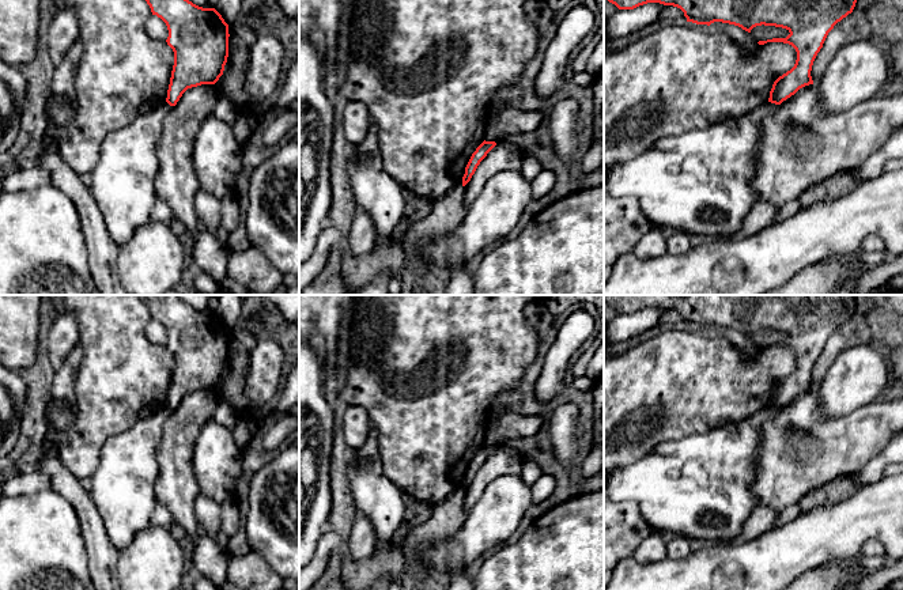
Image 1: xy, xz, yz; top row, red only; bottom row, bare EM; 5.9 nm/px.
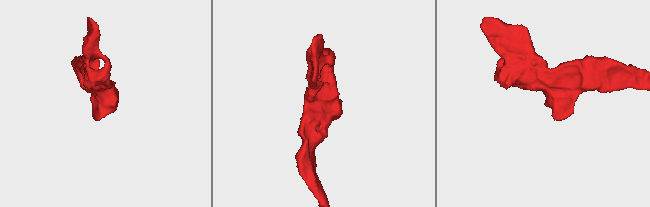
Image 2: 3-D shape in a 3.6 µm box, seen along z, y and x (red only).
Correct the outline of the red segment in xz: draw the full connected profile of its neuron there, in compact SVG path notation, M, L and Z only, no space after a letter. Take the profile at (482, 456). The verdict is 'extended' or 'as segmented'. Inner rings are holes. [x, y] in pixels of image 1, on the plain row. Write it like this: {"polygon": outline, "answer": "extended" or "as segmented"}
{"polygon": "M483 446L476 455L472 458L466 472L465 472L465 479L462 481L462 491L465 491L472 480L475 479L477 470L480 466L487 461L487 458L496 450L495 446Z", "answer": "as segmented"}

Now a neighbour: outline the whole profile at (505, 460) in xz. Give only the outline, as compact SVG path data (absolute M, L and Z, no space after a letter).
M507 443L499 445L480 466L471 485L464 491L464 508L468 511L494 480L505 474L519 474L522 464L524 458L519 451Z

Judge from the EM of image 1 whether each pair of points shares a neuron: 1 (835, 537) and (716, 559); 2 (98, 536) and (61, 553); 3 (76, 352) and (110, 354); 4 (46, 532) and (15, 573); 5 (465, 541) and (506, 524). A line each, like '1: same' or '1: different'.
1: same
2: different
3: different
4: same
5: same

